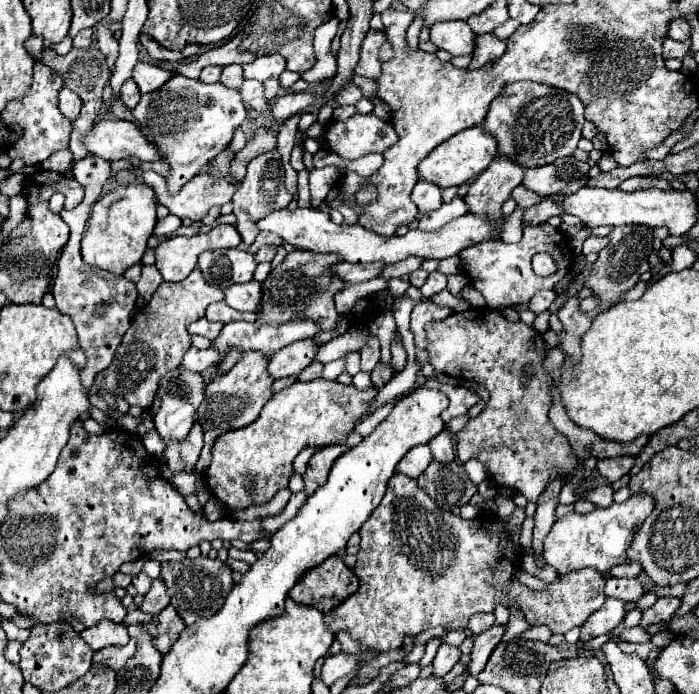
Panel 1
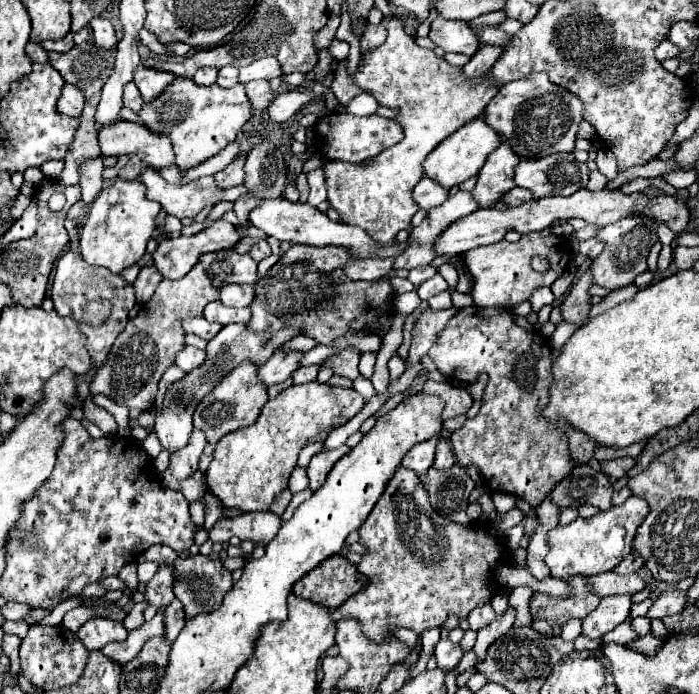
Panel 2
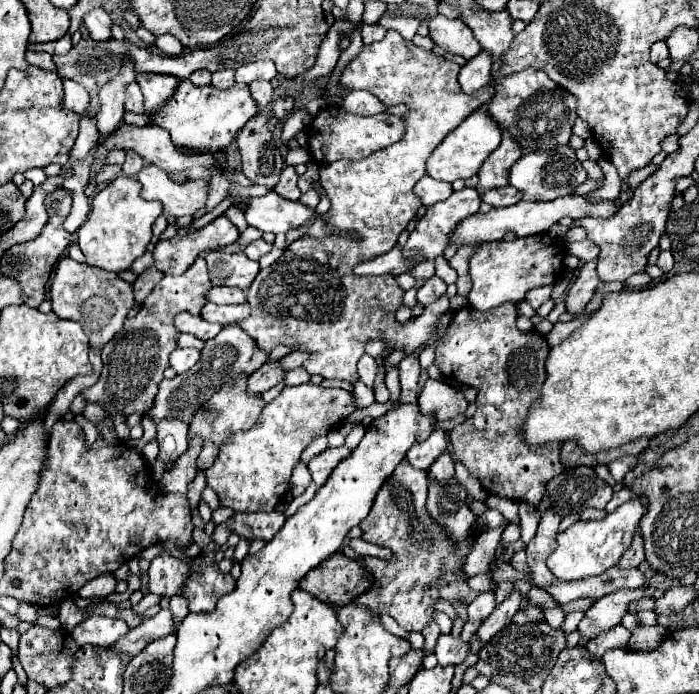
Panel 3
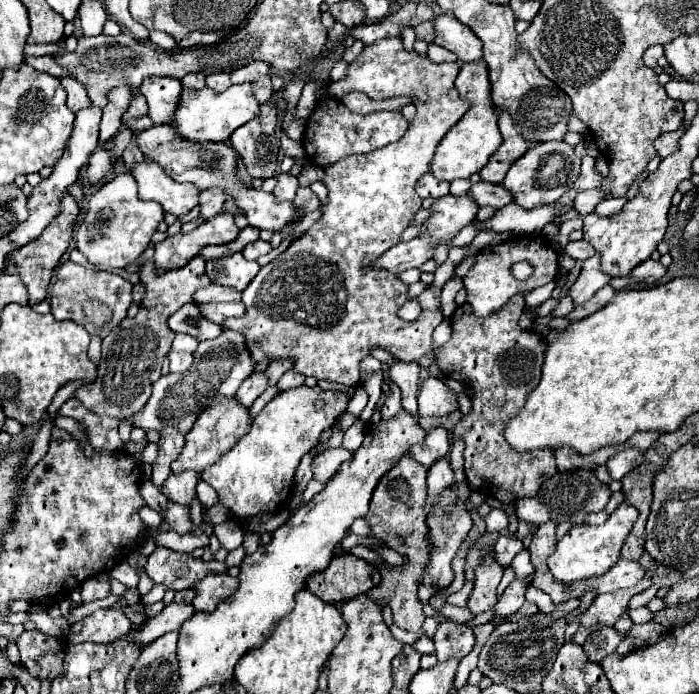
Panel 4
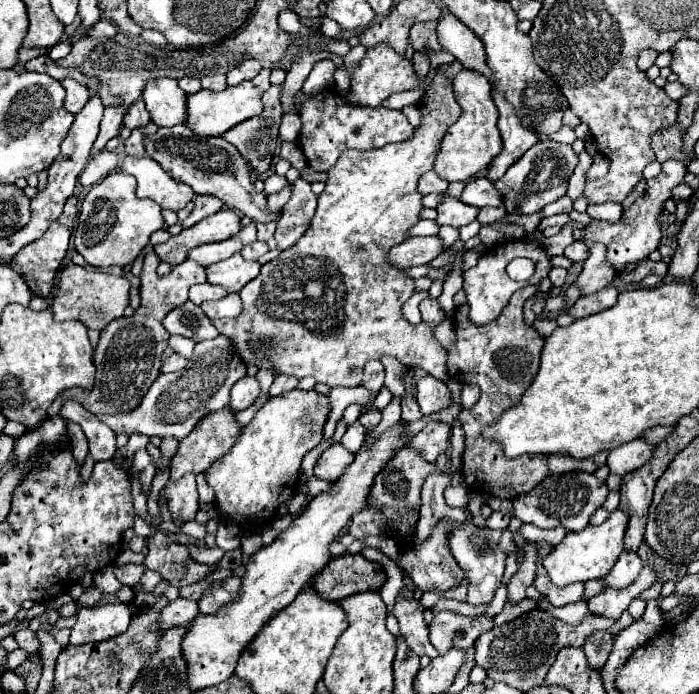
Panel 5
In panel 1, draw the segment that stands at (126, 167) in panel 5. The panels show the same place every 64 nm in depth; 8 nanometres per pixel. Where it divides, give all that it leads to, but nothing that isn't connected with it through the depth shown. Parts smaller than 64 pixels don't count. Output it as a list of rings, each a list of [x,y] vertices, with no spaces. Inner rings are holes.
[[[142,172],[142,180],[154,190],[154,200],[170,210],[170,214],[178,218],[200,220],[212,206],[222,206],[232,200],[238,190],[236,184],[214,180],[208,174],[194,176],[190,182],[182,186],[178,194],[170,194],[166,180],[156,172]]]

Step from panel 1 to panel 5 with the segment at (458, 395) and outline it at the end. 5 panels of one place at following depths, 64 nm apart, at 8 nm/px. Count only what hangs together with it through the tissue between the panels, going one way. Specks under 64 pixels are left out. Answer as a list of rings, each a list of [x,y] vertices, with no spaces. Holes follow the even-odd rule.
[[[424,376],[414,384],[414,396],[420,404],[422,414],[434,414],[452,404],[452,394],[442,380],[434,376]]]

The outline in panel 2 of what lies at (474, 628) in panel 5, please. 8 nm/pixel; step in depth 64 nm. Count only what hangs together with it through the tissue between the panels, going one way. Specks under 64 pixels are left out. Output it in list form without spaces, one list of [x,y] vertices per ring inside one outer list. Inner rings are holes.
[[[440,640],[436,644],[436,652],[434,652],[436,660],[438,660],[438,668],[444,670],[454,670],[458,666],[458,662],[464,656],[464,650],[460,644],[452,644],[450,640]]]

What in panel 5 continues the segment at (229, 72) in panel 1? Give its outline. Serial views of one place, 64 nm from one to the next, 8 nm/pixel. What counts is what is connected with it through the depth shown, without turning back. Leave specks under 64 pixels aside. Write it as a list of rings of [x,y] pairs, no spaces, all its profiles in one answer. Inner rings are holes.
[[[214,74],[214,76],[206,76],[200,80],[202,88],[208,88],[208,90],[224,90],[228,84],[226,84],[226,76],[224,74]]]

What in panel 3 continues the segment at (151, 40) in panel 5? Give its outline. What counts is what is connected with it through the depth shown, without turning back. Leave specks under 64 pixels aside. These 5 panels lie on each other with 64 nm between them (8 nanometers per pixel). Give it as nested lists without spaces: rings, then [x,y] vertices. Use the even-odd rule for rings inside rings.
[[[162,34],[162,36],[156,36],[156,46],[164,52],[164,54],[180,54],[184,48],[182,44],[170,36],[170,34]]]

